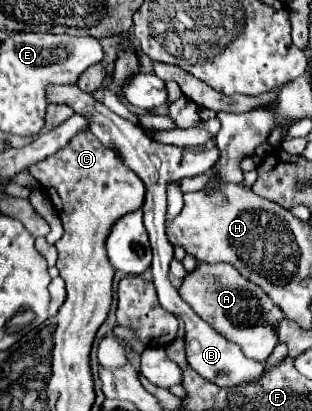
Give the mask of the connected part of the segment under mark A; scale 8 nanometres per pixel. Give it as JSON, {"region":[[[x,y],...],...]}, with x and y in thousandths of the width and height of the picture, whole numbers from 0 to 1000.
{"region":[[[631,640],[625,659],[587,674],[574,698],[580,723],[663,776],[708,815],[753,830],[779,859],[817,878],[849,878],[894,835],[881,796],[913,771],[907,757],[862,727],[862,718],[798,679],[785,679],[734,640]]]}

